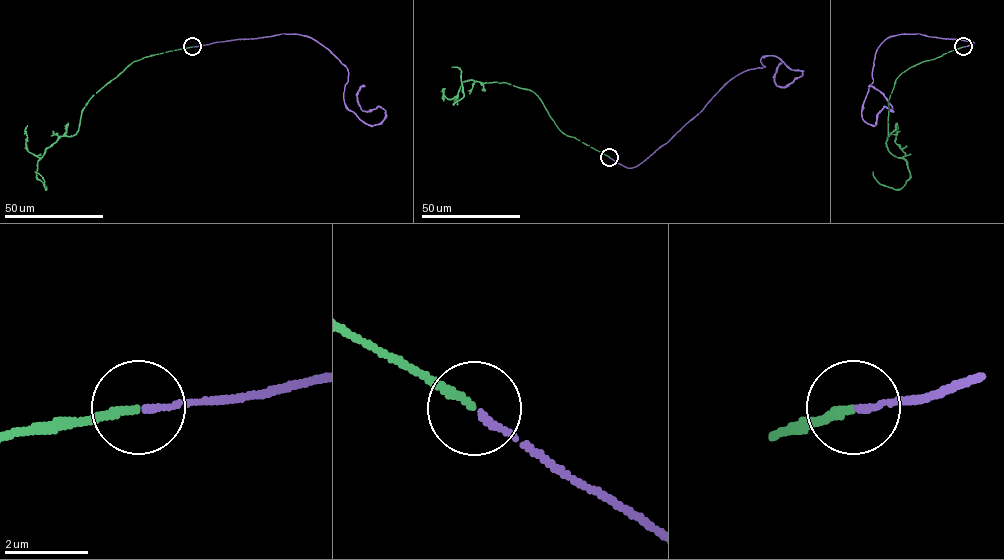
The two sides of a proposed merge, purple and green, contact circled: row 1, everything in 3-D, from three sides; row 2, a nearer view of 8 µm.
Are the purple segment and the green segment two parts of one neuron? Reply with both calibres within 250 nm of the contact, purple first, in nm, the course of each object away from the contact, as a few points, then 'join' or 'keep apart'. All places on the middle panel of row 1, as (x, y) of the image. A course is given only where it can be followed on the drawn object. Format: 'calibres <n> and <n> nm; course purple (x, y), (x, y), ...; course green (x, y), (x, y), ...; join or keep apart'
calibres 150 and 160 nm; course purple (610, 157), (637, 166), (728, 82), (765, 67), (765, 56), (802, 75), (779, 87), (774, 75), (782, 62); course green (610, 157), (563, 133), (531, 91), (505, 82), (465, 80), (453, 103), (463, 96), (461, 70), (452, 67); join

